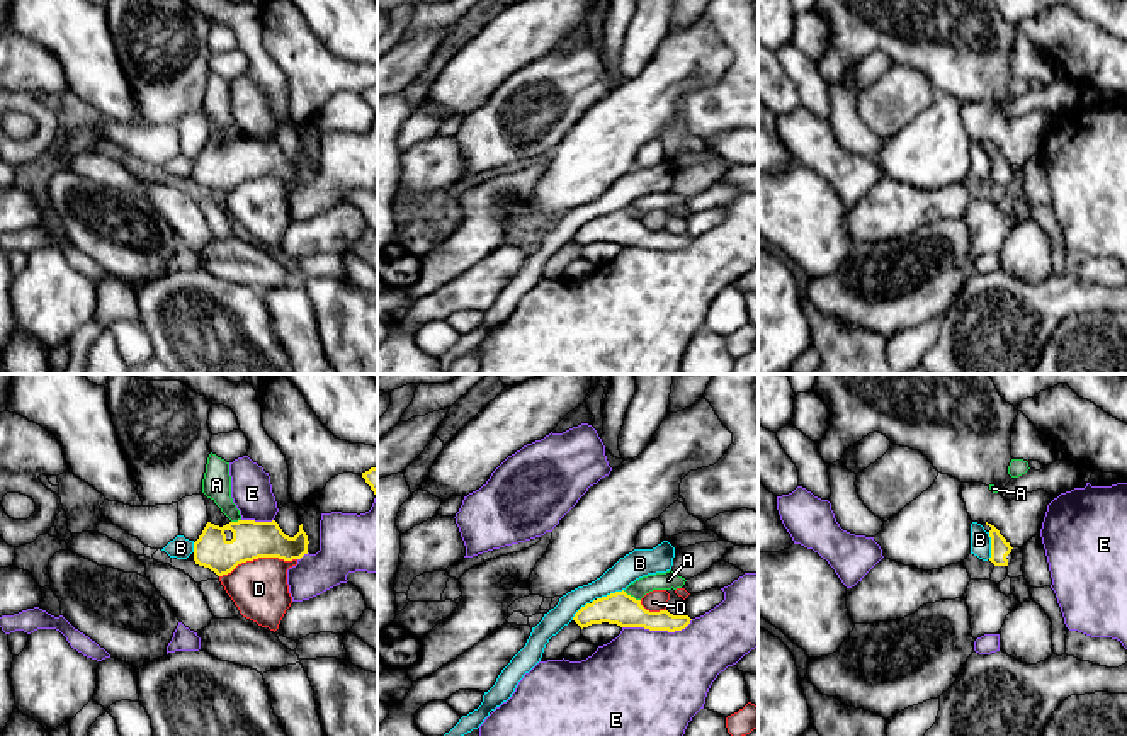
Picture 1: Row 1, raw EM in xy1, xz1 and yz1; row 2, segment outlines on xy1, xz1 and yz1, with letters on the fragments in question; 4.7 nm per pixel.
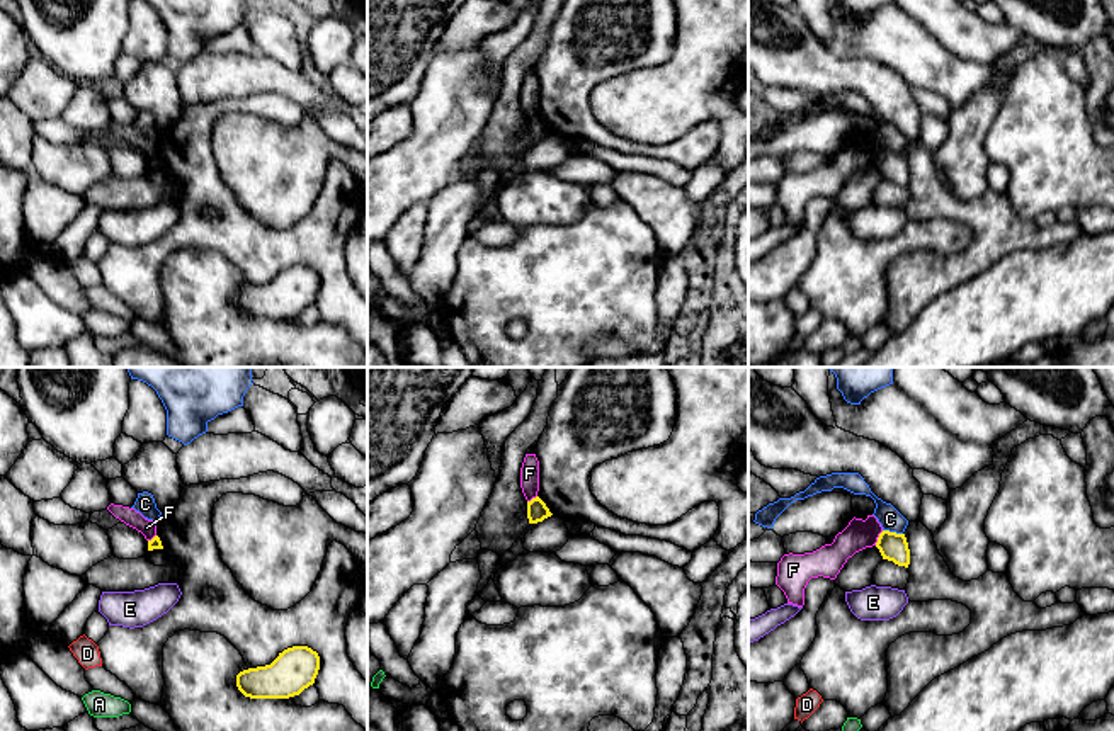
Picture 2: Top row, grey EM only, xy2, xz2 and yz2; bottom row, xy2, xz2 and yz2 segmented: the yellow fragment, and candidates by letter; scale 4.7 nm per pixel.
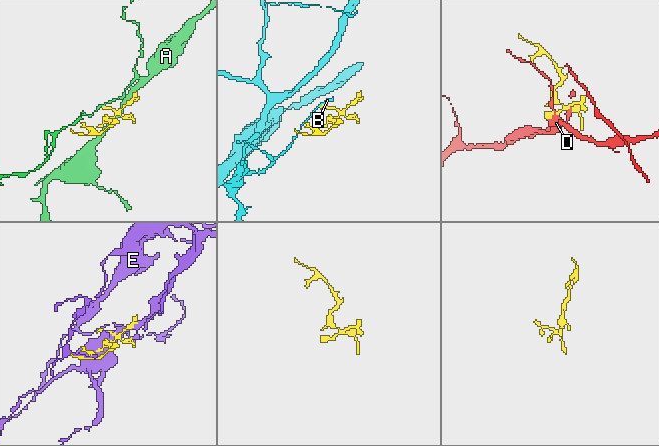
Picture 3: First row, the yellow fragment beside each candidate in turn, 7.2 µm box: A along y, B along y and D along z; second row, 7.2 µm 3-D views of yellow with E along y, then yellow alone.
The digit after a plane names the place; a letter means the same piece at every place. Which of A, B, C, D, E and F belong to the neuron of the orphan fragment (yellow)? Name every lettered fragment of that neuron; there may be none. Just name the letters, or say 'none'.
none

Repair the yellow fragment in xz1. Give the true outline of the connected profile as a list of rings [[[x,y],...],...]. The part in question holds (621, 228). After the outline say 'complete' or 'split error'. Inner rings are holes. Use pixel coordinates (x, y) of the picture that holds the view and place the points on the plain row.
[[[622,209],[586,223],[575,233],[573,240],[581,248],[609,241],[620,246],[675,252],[685,248],[692,238],[688,235],[673,235],[668,229],[649,231],[641,224],[641,219]]]; complete

